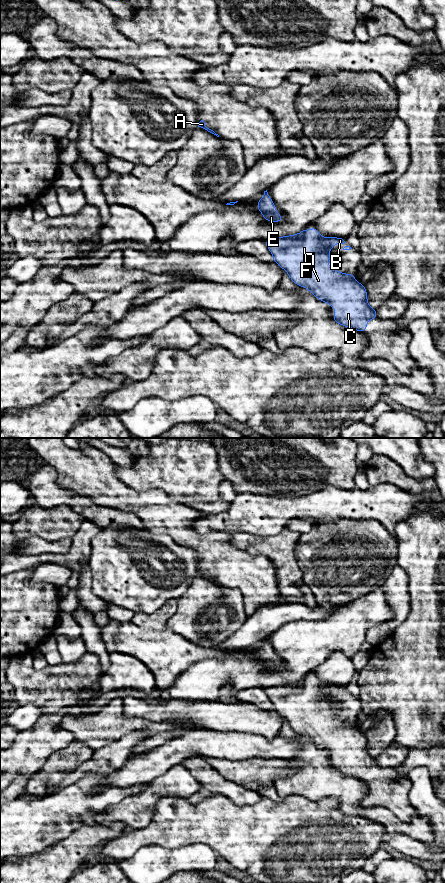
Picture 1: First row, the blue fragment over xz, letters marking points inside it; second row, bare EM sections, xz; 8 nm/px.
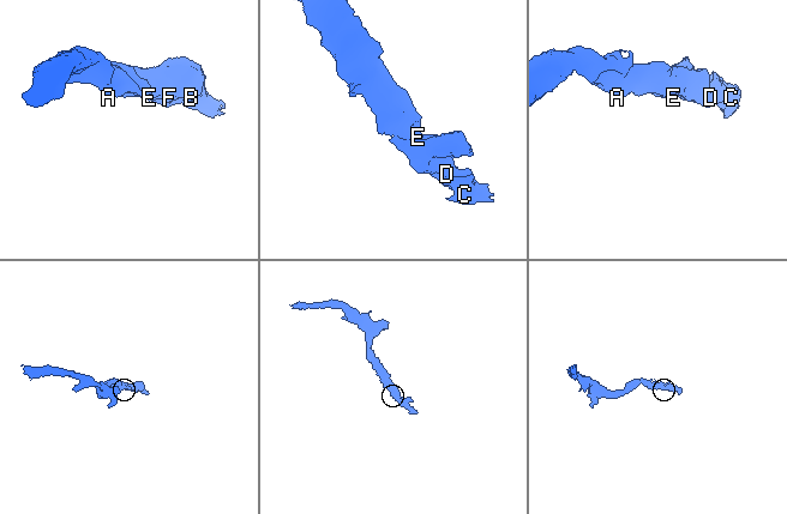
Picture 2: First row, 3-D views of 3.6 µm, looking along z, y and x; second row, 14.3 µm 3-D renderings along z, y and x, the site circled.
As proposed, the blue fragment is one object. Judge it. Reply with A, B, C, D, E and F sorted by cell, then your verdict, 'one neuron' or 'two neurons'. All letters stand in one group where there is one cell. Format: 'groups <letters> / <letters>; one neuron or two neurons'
groups A B C D E F; one neuron

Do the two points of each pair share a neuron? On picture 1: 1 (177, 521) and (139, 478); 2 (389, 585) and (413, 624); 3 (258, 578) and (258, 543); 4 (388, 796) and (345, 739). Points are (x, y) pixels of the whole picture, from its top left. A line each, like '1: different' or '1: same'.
1: different
2: different
3: different
4: same

